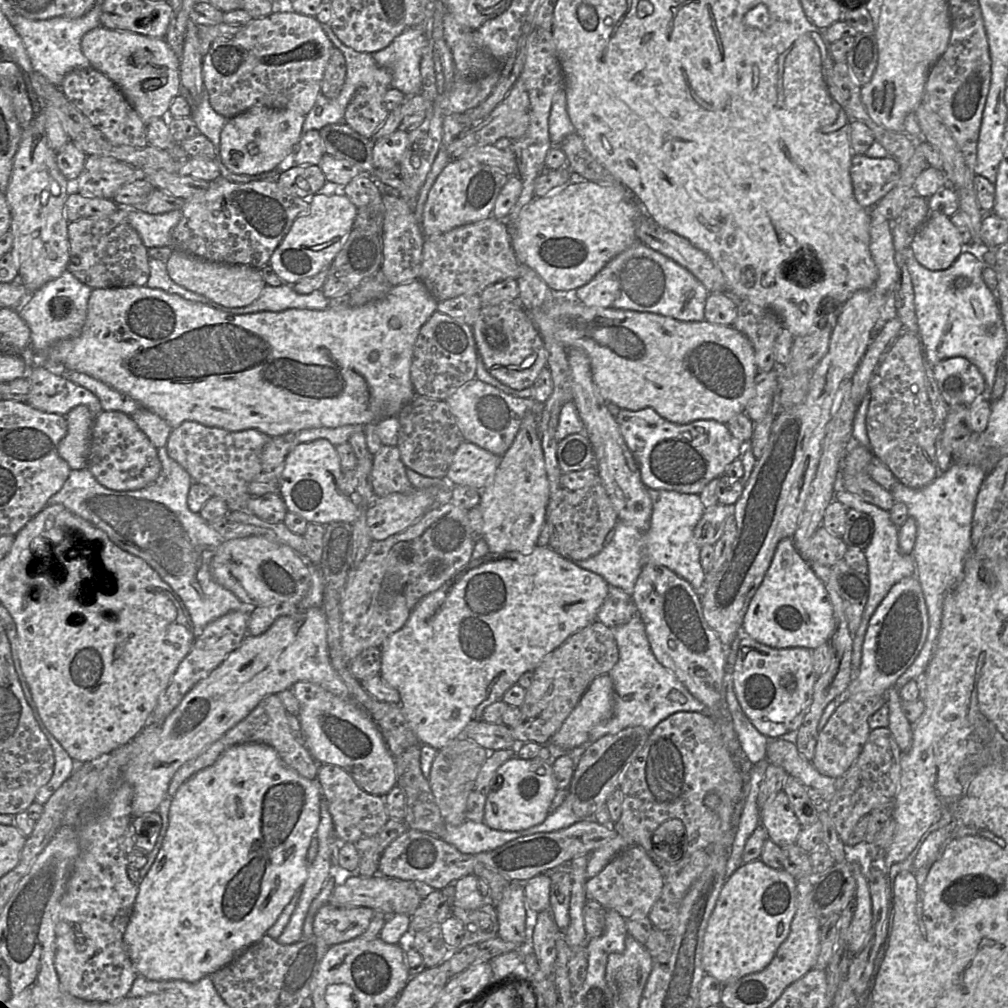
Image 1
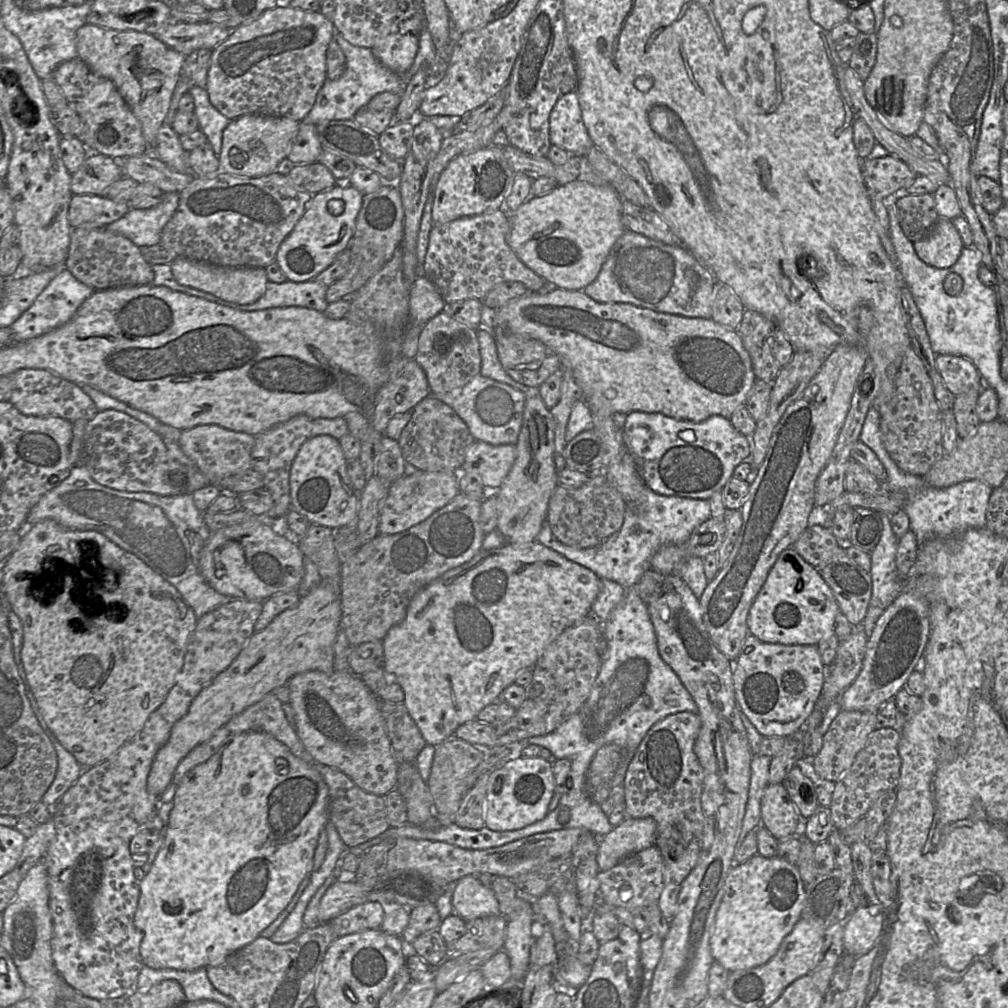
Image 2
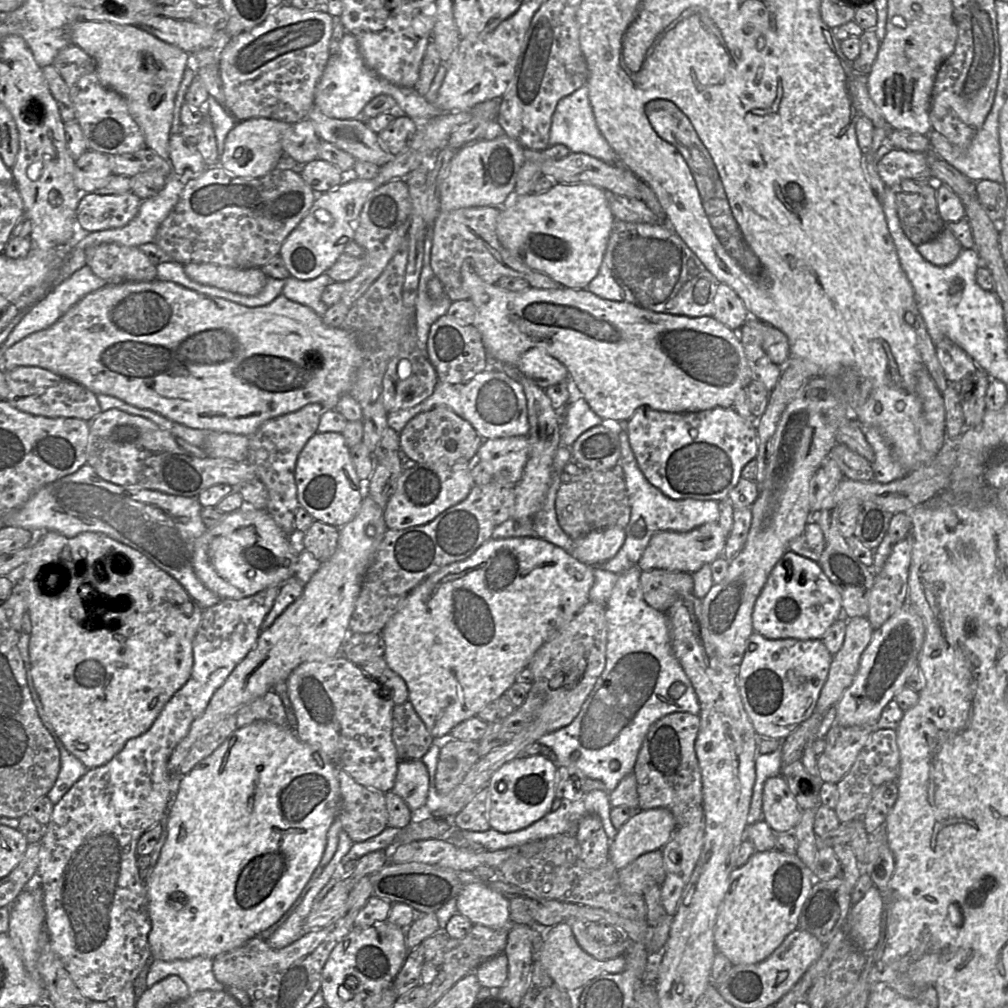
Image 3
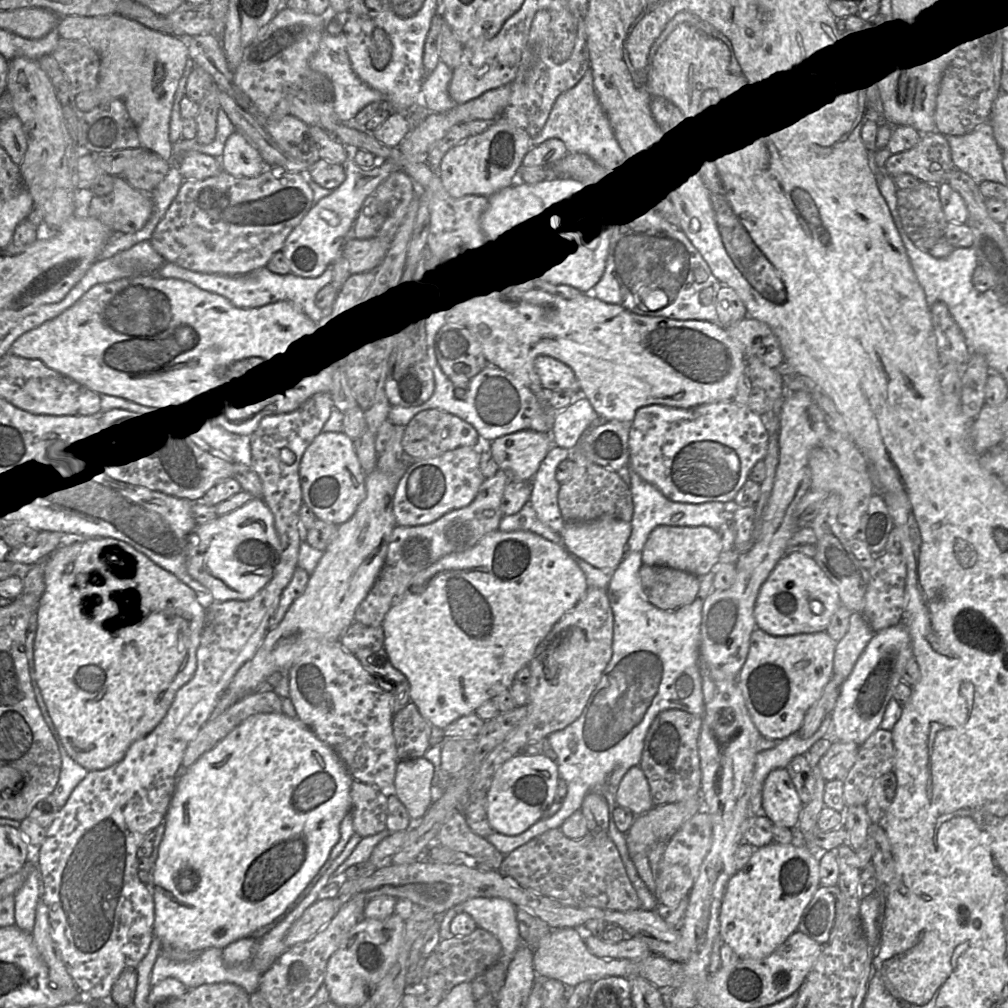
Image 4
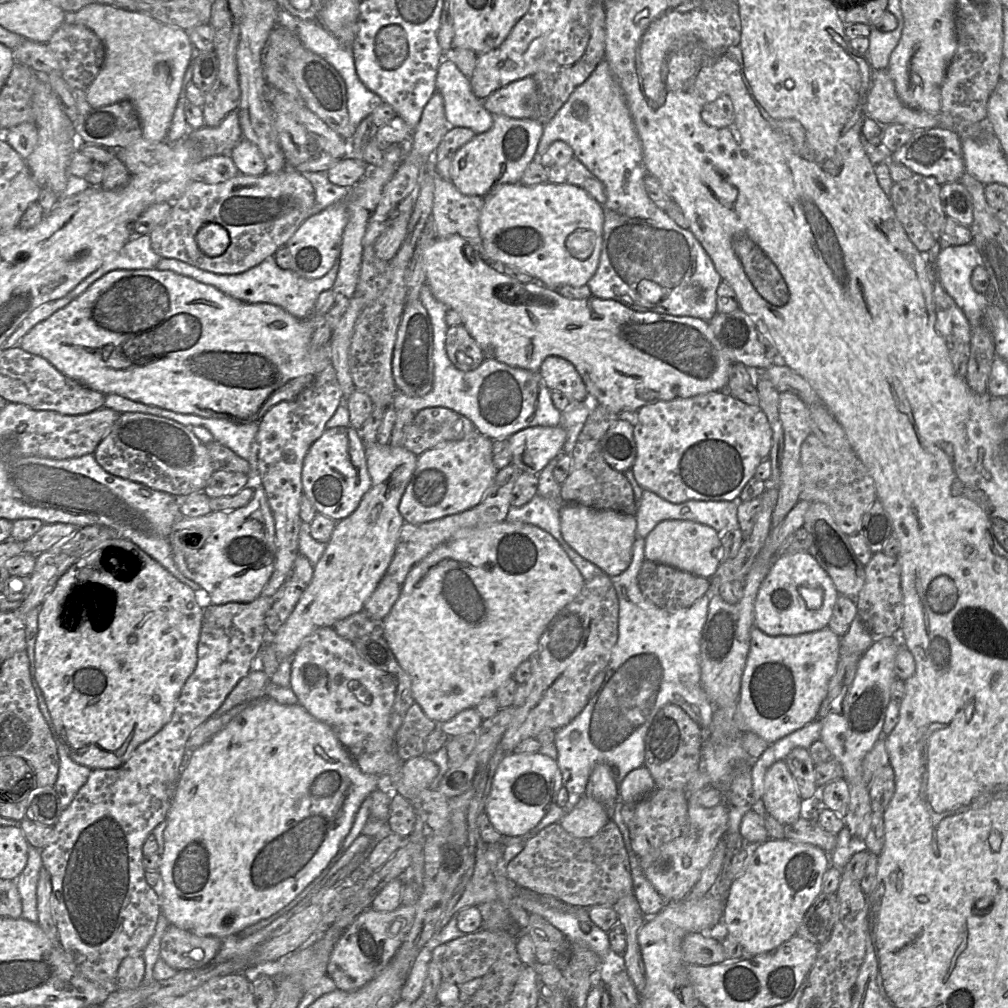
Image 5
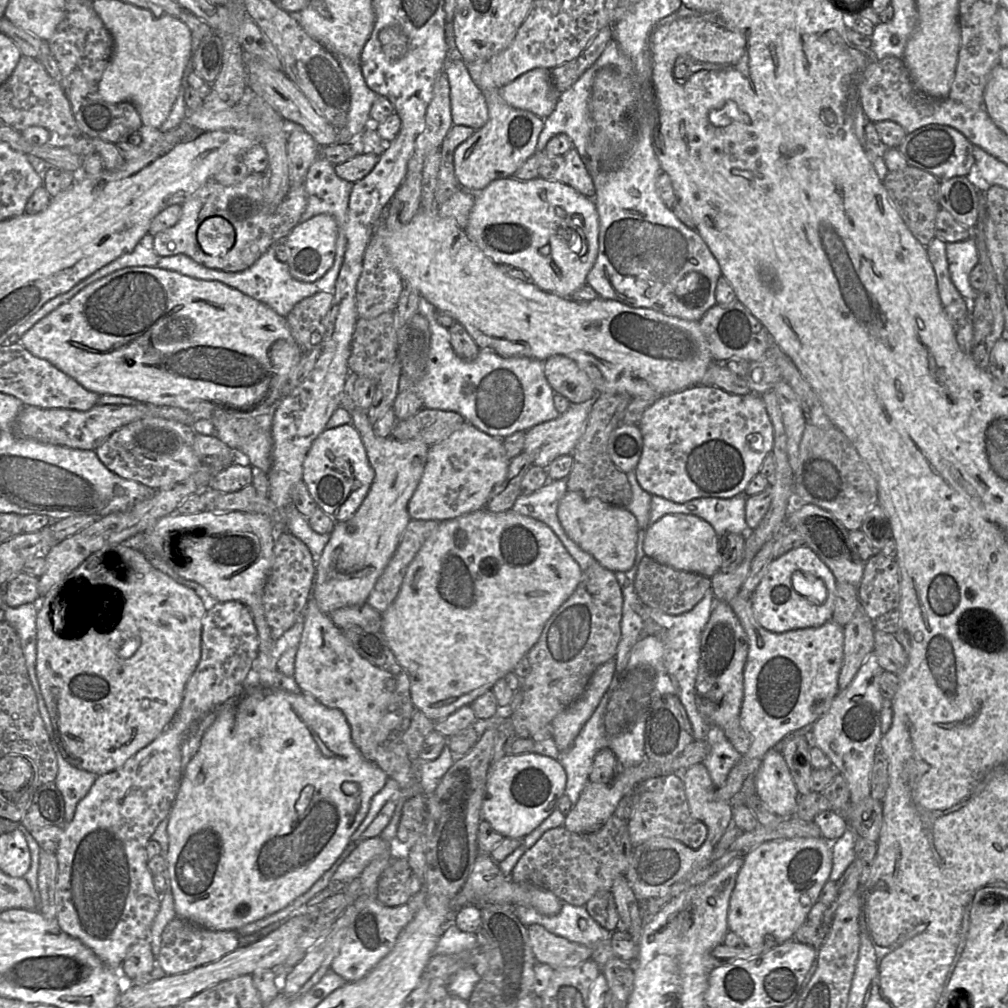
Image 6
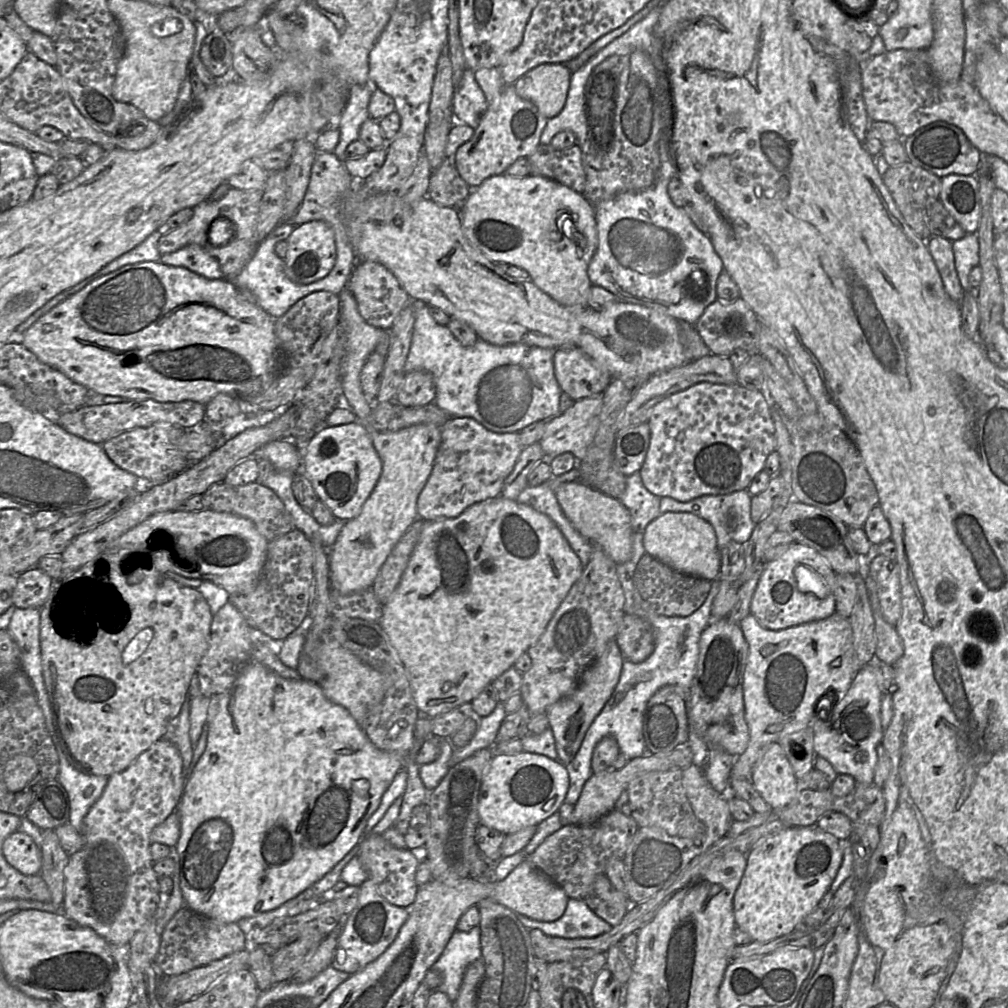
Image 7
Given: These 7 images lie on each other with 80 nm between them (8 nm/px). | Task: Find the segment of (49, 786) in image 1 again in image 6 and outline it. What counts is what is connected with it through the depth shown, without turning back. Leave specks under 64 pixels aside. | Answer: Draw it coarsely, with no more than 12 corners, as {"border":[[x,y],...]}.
{"border":[[56,734],[54,782],[63,796],[65,821],[99,775],[70,764]]}

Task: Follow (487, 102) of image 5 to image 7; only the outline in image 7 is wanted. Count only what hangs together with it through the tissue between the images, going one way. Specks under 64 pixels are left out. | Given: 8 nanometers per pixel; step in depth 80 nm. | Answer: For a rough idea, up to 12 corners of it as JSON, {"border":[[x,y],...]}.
{"border":[[542,64],[514,88],[542,115],[565,105],[571,74],[565,64]]}

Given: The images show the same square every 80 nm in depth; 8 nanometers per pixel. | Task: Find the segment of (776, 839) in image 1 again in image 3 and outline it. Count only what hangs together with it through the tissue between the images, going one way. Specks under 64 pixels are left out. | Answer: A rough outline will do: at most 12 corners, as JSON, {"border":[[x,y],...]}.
{"border":[[782,774],[766,781],[763,819],[794,833],[802,810]]}

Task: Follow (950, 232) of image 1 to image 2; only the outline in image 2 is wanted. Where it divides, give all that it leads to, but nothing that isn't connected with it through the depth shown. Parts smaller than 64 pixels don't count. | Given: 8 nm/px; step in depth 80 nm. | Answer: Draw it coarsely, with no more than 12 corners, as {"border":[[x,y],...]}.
{"border":[[939,217],[918,257],[935,268],[953,266],[964,248],[952,220]]}

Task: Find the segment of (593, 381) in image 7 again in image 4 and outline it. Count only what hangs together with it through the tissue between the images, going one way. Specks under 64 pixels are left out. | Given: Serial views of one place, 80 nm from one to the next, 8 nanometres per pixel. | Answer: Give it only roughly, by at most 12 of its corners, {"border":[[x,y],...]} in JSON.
{"border":[[551,356],[534,369],[546,390],[579,391],[573,370]]}

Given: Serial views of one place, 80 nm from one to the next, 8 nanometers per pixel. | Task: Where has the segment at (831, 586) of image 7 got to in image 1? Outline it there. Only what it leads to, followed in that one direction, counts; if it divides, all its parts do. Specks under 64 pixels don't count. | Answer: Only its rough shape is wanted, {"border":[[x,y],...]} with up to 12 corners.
{"border":[[782,539],[745,613],[772,648],[828,643],[824,584]]}

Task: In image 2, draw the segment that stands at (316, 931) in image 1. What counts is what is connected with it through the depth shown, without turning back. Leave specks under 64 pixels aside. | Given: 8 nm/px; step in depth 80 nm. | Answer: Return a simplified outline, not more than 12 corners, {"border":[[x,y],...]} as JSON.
{"border":[[367,901],[328,924],[337,937],[381,928],[388,907]]}

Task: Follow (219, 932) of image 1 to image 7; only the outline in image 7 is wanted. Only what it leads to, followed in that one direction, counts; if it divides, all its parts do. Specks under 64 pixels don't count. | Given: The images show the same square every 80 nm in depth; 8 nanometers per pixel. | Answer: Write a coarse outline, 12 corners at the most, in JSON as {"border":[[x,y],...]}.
{"border":[[244,666],[176,809],[185,906],[273,910],[365,835],[404,756]]}

